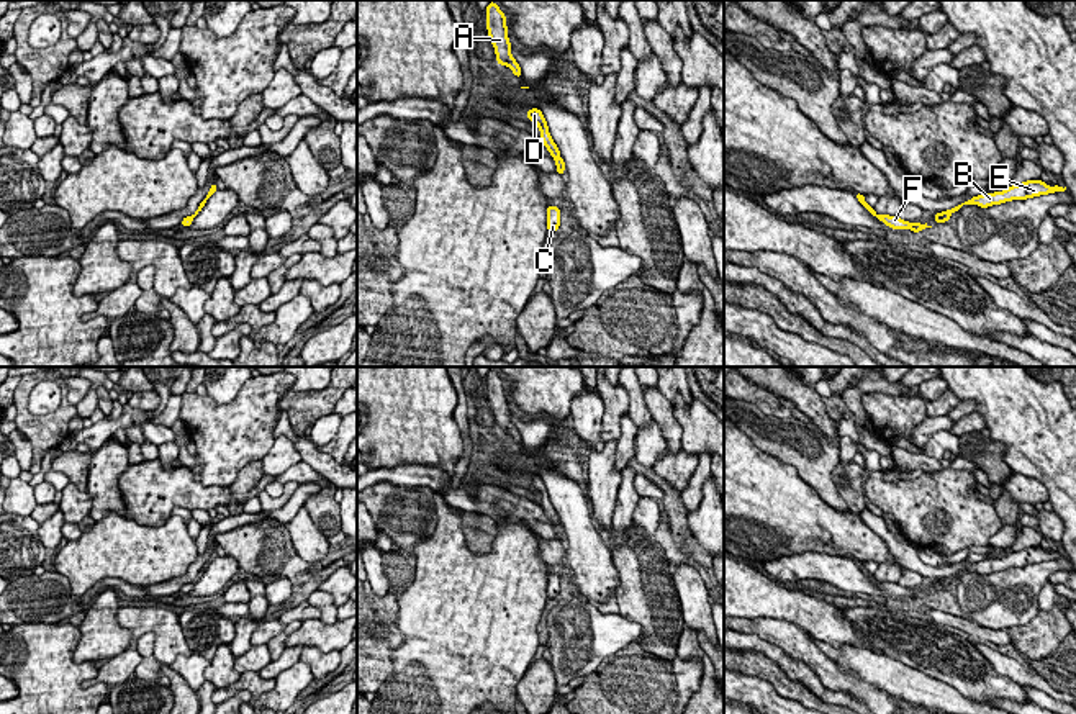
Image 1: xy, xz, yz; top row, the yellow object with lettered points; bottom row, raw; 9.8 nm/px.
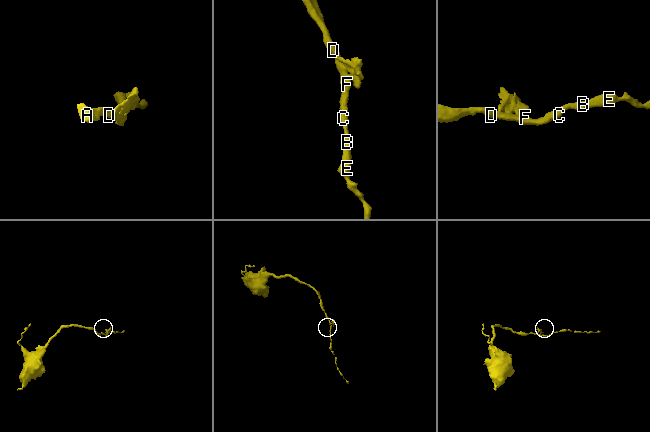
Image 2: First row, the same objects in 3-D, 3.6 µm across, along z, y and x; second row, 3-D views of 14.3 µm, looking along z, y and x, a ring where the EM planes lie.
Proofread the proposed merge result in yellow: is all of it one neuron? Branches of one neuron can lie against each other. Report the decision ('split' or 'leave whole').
leave whole

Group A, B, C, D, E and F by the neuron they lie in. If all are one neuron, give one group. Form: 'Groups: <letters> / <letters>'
Groups: A B C D E F

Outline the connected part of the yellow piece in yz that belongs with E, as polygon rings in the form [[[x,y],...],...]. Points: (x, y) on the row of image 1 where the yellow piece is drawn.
[[[1027,180],[1022,182],[1019,185],[1010,185],[1009,188],[1002,190],[1002,192],[994,192],[994,193],[983,193],[978,197],[973,197],[971,200],[956,205],[952,210],[942,211],[934,215],[937,224],[940,224],[942,221],[947,223],[950,221],[950,215],[955,211],[960,211],[963,205],[978,205],[981,208],[988,208],[992,205],[1001,205],[1006,201],[1012,201],[1012,200],[1027,200],[1027,198],[1033,198],[1033,197],[1040,197],[1040,195],[1048,195],[1048,193],[1055,193],[1055,192],[1065,192],[1066,187],[1048,187],[1045,182],[1042,180]]]

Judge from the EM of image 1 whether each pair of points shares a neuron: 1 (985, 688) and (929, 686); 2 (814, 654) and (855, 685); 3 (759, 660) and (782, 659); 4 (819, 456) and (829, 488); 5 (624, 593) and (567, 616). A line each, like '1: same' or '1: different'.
1: different
2: same
3: different
4: same
5: different

